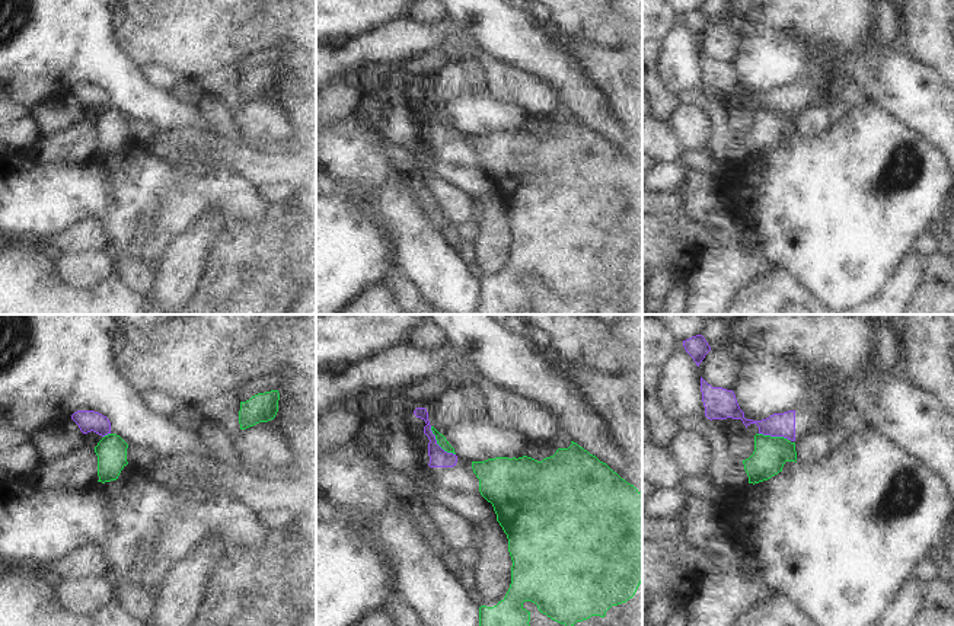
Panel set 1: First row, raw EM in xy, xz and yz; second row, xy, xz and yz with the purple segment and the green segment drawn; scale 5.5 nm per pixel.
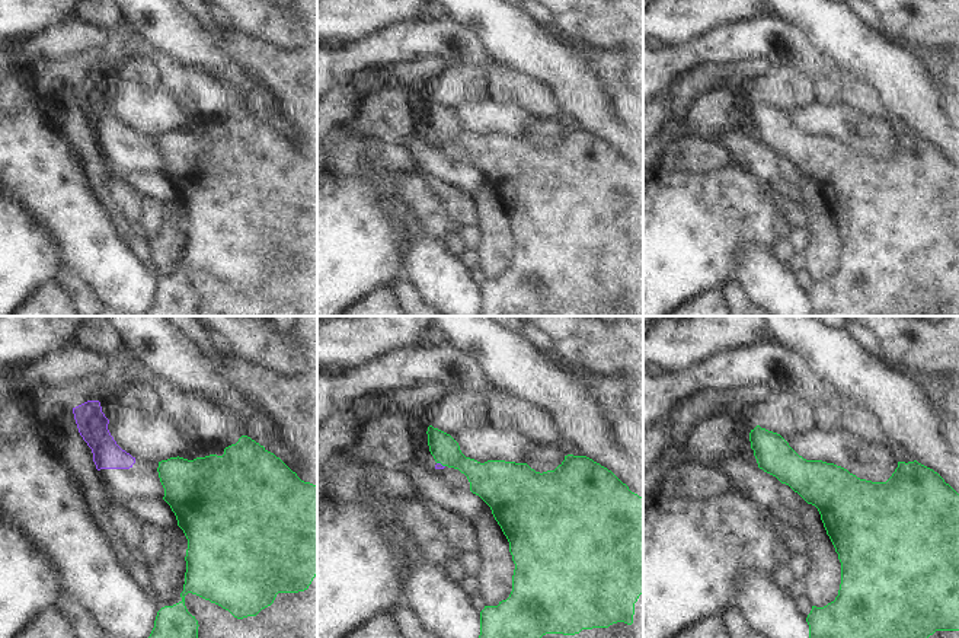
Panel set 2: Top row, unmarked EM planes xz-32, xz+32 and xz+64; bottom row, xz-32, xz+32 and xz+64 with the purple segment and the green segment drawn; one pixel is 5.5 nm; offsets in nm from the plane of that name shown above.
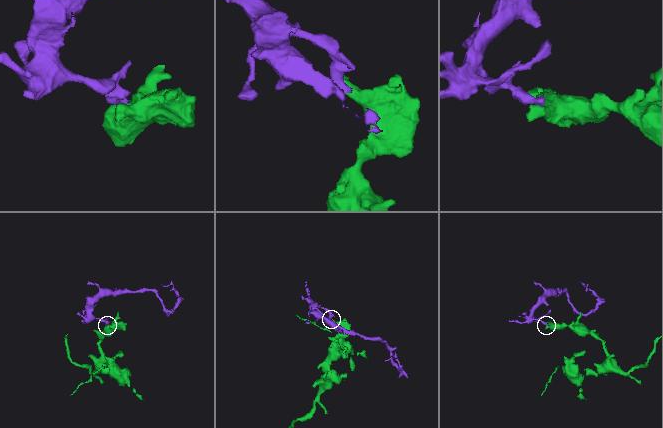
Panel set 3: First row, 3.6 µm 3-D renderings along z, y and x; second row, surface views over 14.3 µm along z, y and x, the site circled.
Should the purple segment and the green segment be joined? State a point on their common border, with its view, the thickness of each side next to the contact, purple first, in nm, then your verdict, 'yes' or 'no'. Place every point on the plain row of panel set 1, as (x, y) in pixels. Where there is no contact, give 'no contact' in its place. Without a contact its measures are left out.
xz (437, 118) | 100/60 nm | no

